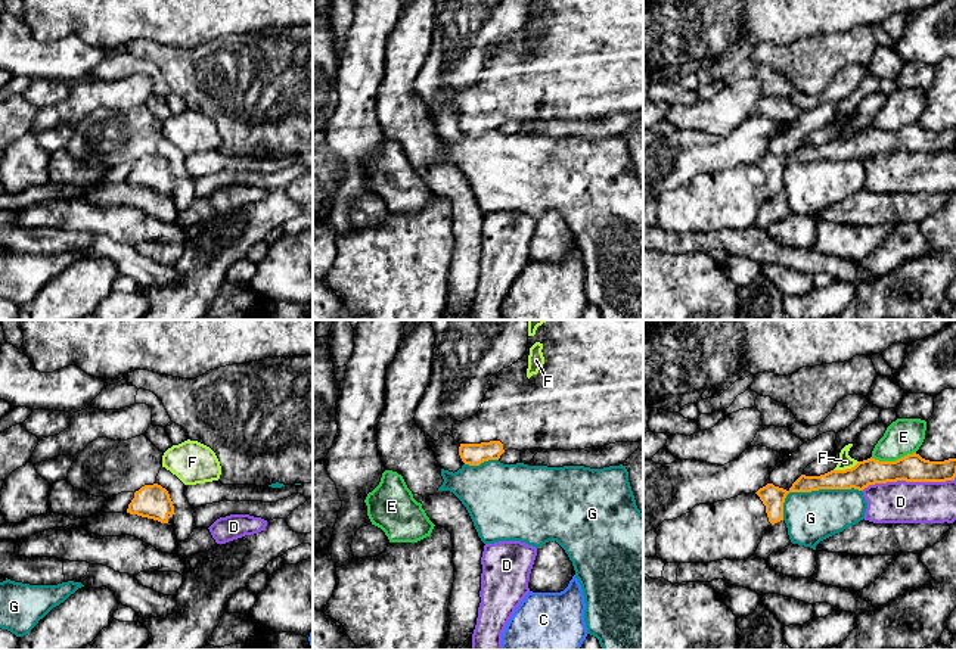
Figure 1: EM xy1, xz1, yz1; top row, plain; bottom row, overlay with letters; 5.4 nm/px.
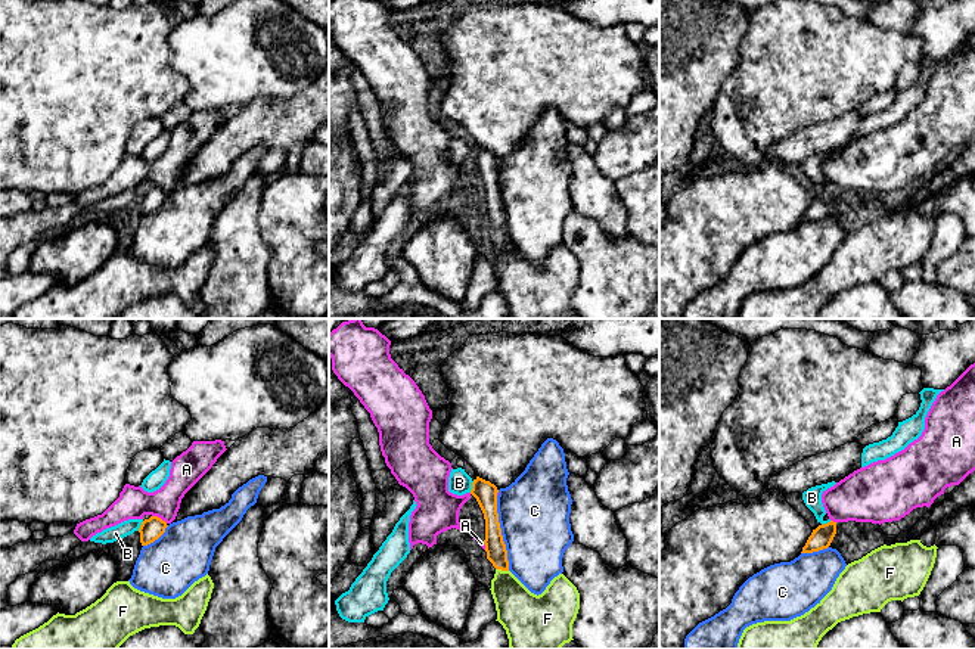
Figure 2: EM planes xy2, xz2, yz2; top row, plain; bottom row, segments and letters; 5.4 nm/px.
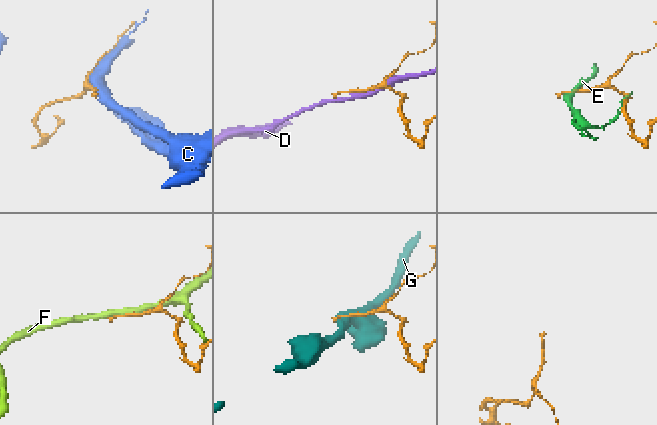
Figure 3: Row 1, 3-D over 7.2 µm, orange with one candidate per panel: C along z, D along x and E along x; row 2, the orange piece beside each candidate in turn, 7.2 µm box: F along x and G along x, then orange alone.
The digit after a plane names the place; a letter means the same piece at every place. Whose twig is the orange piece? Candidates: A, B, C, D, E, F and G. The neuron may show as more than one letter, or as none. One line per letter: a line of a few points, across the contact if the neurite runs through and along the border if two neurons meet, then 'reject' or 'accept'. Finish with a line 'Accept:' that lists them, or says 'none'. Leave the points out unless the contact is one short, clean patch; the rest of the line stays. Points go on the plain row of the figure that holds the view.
A: reject
B: line xz2 (474, 151), (469, 161); reject
C: reject
D: reject
E: reject
F: reject
G: line yz1 (862, 159), (819, 158), (791, 161), (784, 173), (782, 189); reject
Accept: none

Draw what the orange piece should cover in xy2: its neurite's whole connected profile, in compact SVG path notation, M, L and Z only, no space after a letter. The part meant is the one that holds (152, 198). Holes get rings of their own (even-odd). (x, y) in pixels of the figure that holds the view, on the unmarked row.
M158 186L145 189L139 198L142 215L148 215L158 209L165 202L167 196L167 192Z

